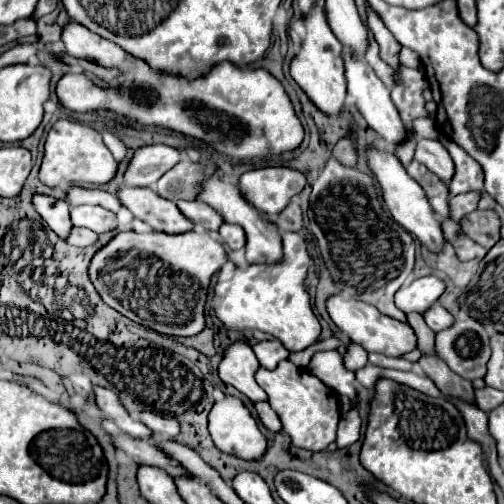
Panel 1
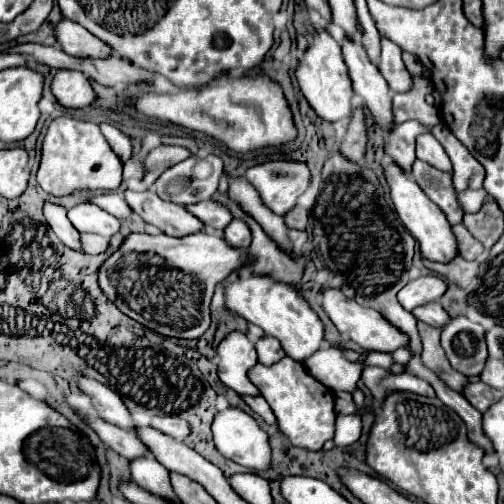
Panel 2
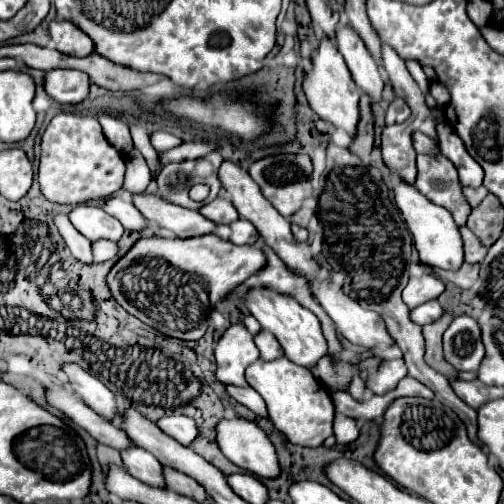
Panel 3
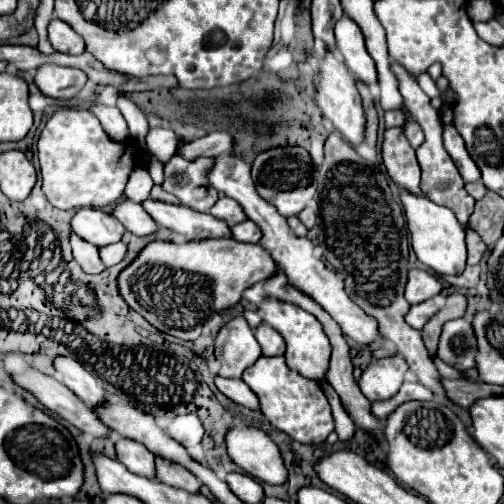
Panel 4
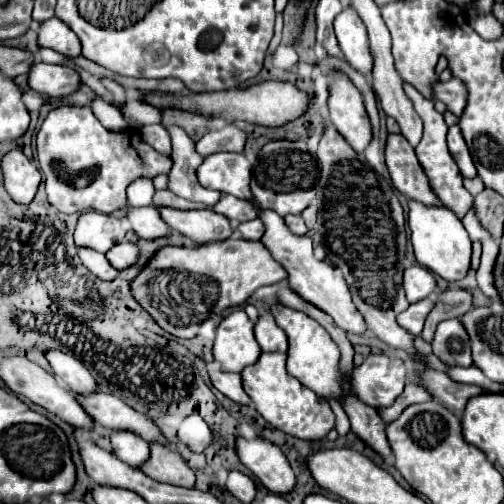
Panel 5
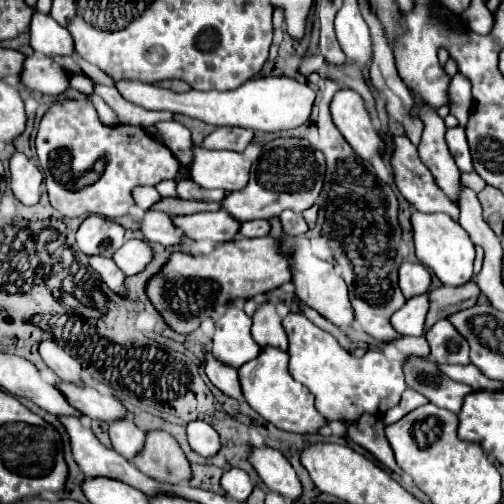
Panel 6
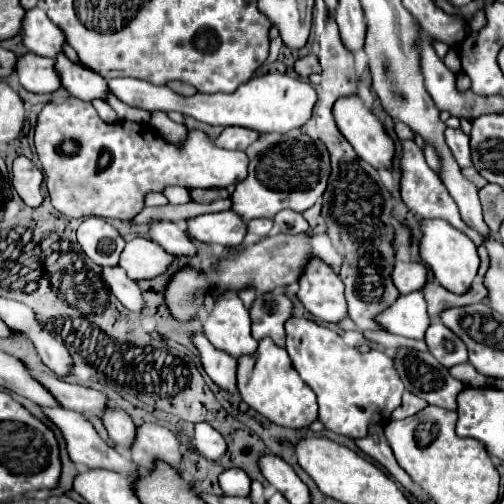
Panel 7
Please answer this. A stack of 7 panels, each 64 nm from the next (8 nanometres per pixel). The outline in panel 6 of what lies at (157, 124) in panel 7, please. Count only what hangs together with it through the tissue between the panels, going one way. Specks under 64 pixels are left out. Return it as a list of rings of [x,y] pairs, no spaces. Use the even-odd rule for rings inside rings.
[[[158,122],[156,128],[160,130],[160,134],[166,140],[166,146],[172,150],[172,154],[178,158],[180,166],[184,164],[184,150],[192,146],[192,138],[186,126],[178,124],[178,122]]]

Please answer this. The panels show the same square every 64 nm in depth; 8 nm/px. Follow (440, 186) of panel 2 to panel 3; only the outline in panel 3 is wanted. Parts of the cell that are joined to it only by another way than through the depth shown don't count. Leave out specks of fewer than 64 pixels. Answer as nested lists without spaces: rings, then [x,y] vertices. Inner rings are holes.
[[[417,155],[416,166],[416,188],[420,188],[420,192],[434,204],[444,206],[458,226],[464,226],[470,206],[462,196],[454,164],[444,156]]]

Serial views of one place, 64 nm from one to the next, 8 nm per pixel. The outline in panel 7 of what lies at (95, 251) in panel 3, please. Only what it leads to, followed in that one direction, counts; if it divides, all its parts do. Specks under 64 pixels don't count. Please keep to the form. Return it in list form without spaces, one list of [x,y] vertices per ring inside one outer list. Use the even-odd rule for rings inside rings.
[[[142,236],[132,238],[120,254],[120,266],[132,280],[154,278],[156,274],[164,272],[172,260],[174,258],[166,250],[162,250],[150,238]]]

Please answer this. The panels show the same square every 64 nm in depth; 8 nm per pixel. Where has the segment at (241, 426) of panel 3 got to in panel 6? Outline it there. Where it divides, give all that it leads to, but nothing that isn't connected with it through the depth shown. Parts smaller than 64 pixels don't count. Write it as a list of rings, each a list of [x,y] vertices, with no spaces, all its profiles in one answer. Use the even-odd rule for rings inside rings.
[[[252,446],[248,462],[254,466],[262,482],[270,492],[276,492],[288,500],[296,500],[302,492],[300,480],[282,452],[272,446]]]

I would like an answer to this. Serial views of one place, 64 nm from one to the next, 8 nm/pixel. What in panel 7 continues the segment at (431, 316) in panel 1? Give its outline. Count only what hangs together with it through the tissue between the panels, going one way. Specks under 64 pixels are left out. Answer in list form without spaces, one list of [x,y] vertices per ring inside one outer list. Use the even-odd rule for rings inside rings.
[[[412,292],[400,296],[392,308],[382,312],[376,318],[382,328],[390,334],[400,334],[406,338],[424,338],[426,328],[430,326],[430,316],[426,312],[426,300],[422,292]]]

